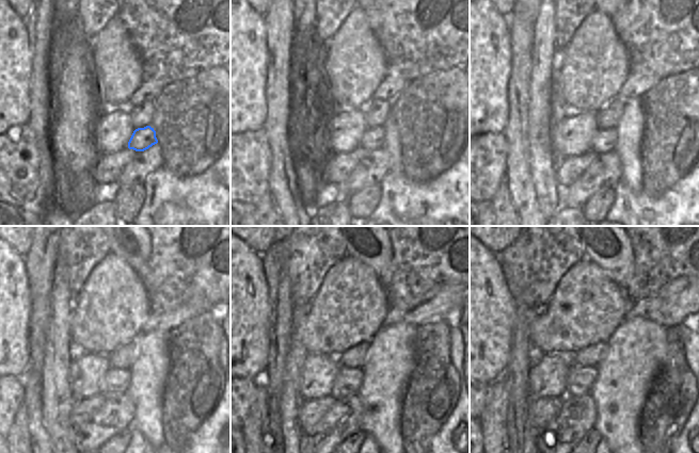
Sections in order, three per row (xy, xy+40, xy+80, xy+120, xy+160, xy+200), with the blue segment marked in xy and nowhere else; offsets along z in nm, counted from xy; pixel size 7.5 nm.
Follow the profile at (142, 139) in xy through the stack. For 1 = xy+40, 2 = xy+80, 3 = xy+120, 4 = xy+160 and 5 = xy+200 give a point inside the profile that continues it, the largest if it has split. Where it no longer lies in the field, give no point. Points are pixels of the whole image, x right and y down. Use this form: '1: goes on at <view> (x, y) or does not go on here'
1: goes on at xy+40 (372, 139)
2: goes on at xy+80 (604, 141)
3: goes on at xy+120 (115, 381)
4: goes on at xy+160 (348, 381)
5: goes on at xy+200 (581, 379)

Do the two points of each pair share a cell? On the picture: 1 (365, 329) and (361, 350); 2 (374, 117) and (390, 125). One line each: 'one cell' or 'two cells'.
1: two cells
2: two cells

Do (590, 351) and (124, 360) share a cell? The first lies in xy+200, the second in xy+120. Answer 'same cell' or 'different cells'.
same cell

